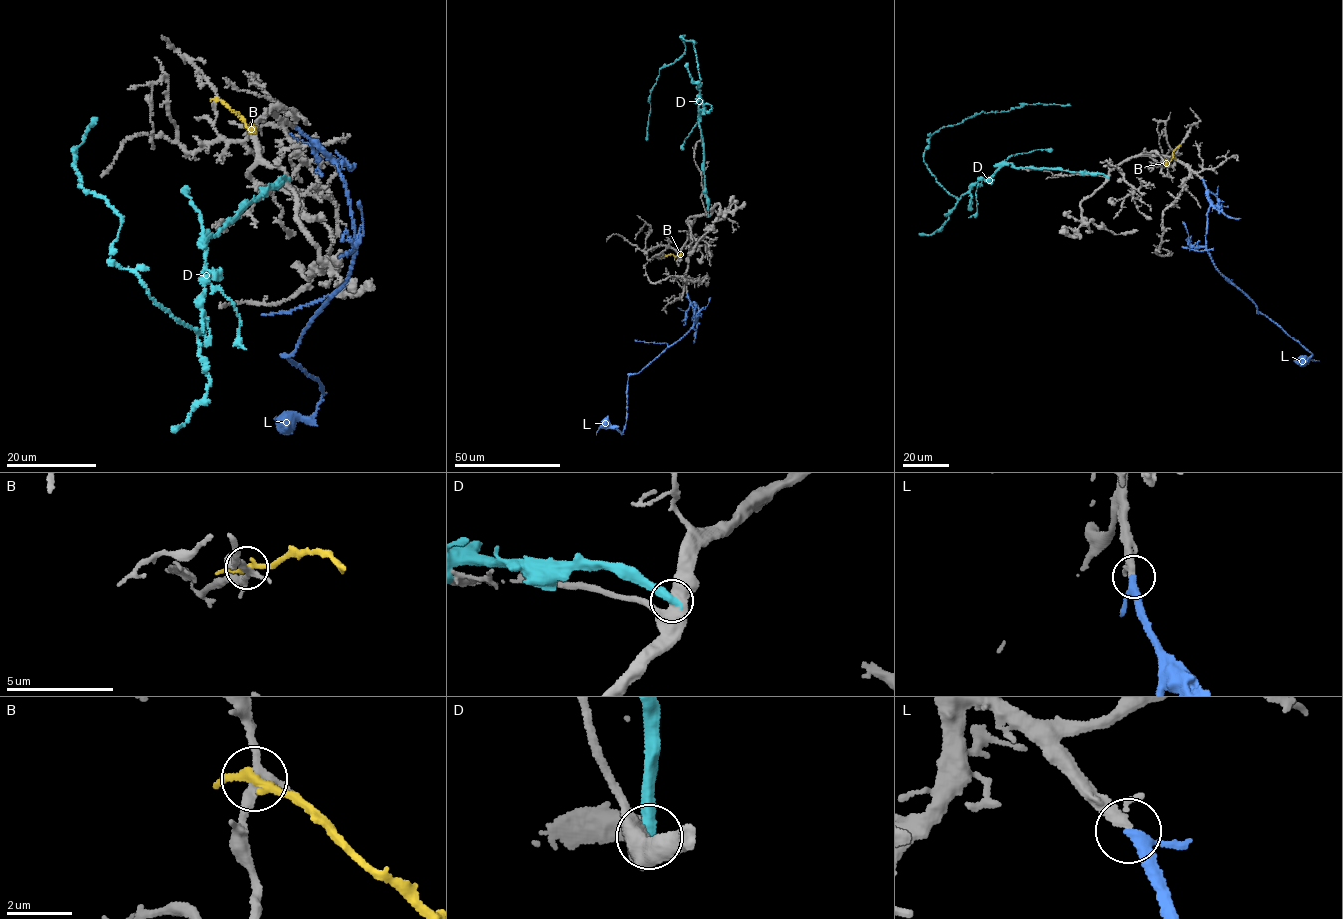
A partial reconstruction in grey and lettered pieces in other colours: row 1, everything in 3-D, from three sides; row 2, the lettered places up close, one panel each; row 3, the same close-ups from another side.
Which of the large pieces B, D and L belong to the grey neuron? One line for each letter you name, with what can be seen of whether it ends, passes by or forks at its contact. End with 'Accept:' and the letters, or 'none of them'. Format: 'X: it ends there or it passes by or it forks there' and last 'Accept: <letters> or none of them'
L: it passes by
Accept: L

